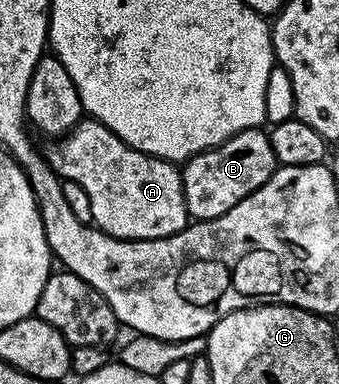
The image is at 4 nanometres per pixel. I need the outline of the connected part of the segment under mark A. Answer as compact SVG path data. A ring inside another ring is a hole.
M80 120L65 135L56 137L45 149L47 163L59 174L59 177L81 184L85 188L85 196L89 196L91 205L91 222L114 238L128 238L130 242L137 240L157 240L165 236L173 236L181 232L189 224L185 192L183 191L183 175L180 167L164 158L155 158L140 150L134 150L125 144L105 124L94 120Z

